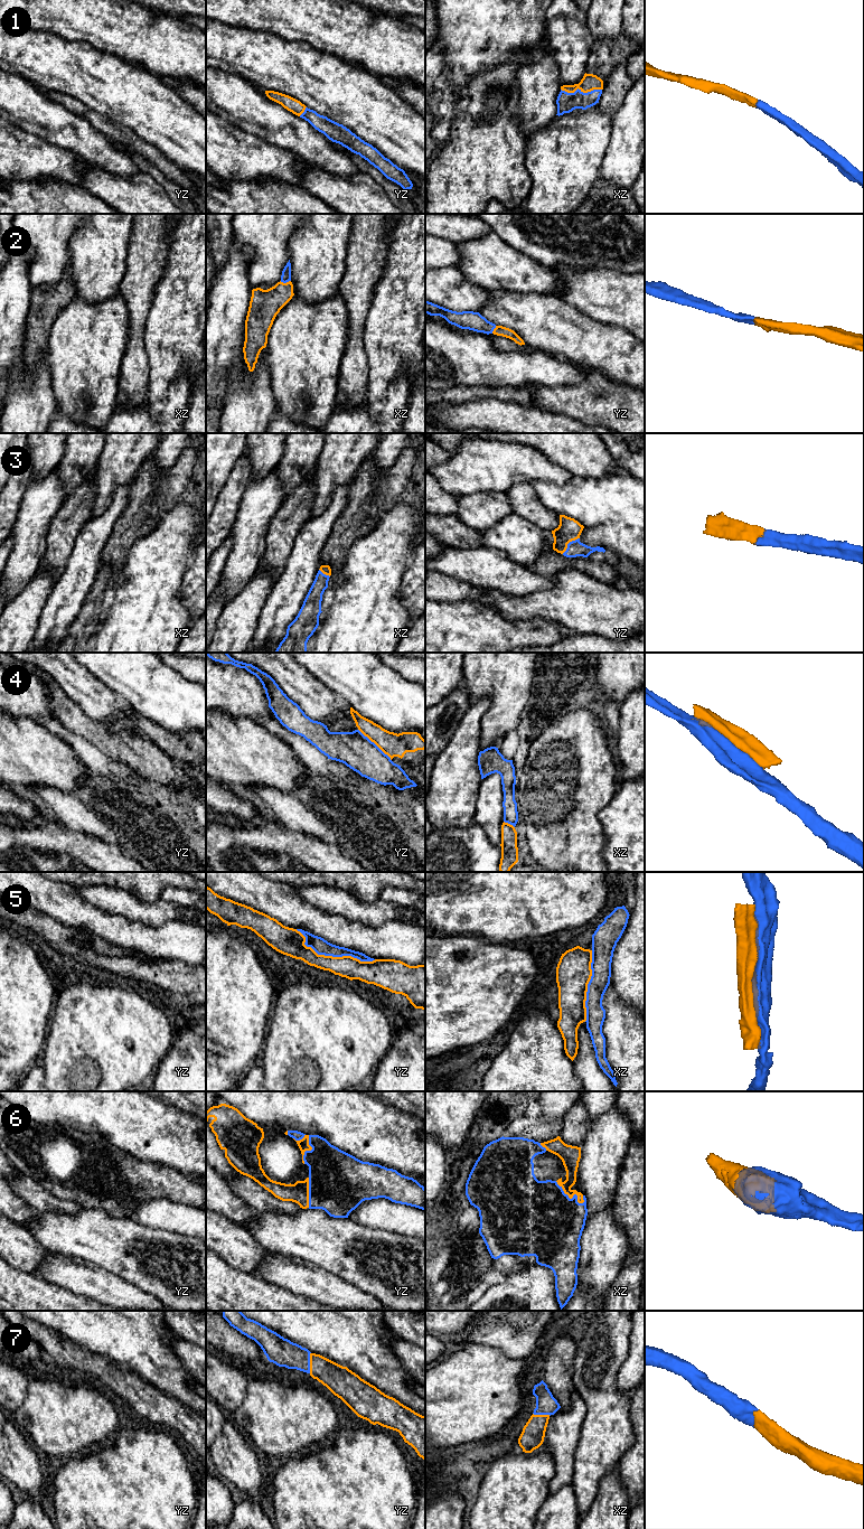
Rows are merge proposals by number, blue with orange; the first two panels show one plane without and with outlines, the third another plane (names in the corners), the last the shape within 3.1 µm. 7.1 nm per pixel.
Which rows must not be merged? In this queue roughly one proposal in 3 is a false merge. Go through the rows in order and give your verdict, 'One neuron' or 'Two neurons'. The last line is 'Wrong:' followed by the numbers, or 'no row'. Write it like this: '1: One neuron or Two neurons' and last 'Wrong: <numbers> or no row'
1: One neuron
2: One neuron
3: One neuron
4: Two neurons
5: Two neurons
6: One neuron
7: One neuron
Wrong: 4, 5

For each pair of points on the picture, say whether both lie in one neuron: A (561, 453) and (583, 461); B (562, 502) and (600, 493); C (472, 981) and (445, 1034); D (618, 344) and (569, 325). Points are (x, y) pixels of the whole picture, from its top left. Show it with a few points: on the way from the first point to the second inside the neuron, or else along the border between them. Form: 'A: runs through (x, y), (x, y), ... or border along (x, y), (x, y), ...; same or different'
A: runs through (566, 453), (575, 453), (578, 456); same
B: runs through (571, 499), (591, 499); same
C: runs through (468, 994), (467, 1014), (459, 1021); same
D: runs through (606, 344), (590, 344), (581, 337); same

